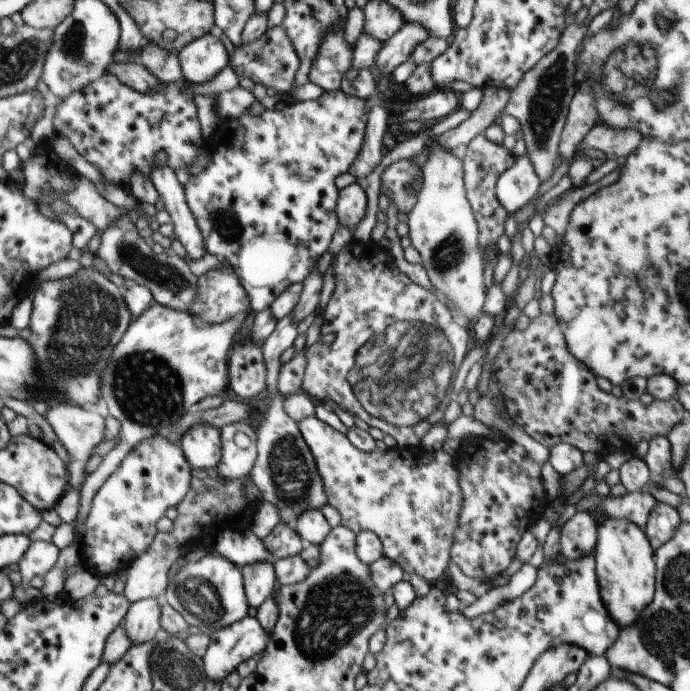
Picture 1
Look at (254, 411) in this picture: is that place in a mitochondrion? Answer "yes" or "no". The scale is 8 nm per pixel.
no

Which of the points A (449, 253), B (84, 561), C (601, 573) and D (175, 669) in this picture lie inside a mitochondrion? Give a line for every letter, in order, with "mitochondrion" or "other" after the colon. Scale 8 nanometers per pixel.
A: mitochondrion
B: other
C: other
D: mitochondrion

